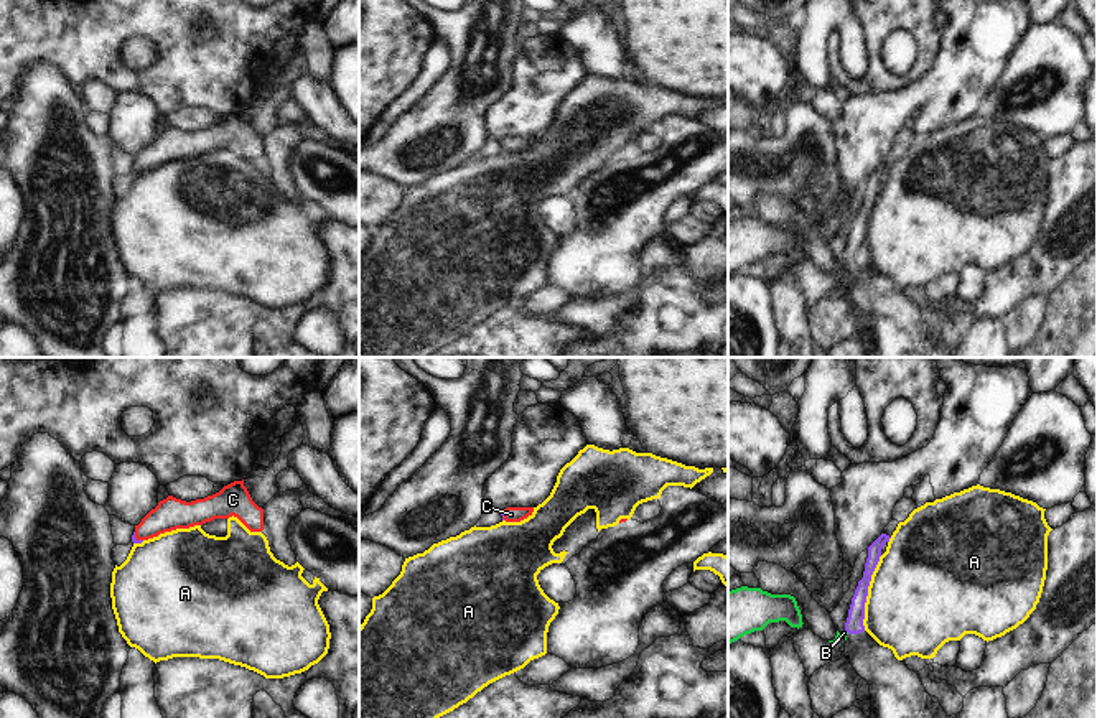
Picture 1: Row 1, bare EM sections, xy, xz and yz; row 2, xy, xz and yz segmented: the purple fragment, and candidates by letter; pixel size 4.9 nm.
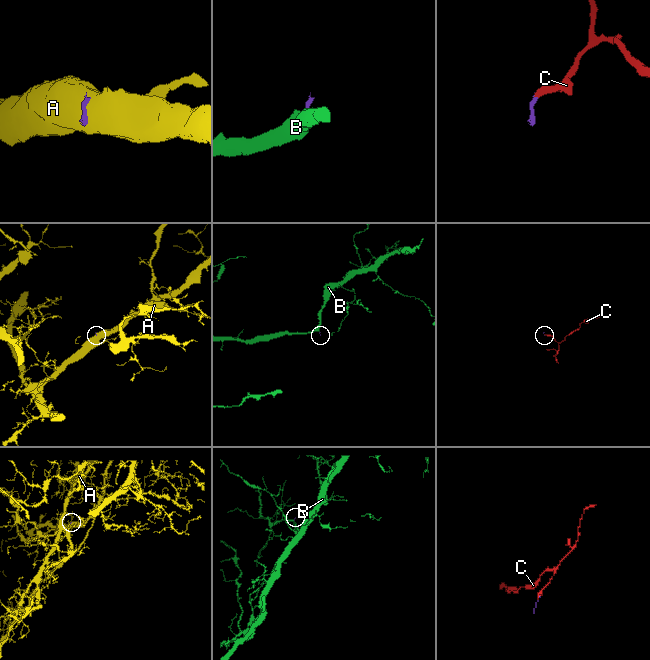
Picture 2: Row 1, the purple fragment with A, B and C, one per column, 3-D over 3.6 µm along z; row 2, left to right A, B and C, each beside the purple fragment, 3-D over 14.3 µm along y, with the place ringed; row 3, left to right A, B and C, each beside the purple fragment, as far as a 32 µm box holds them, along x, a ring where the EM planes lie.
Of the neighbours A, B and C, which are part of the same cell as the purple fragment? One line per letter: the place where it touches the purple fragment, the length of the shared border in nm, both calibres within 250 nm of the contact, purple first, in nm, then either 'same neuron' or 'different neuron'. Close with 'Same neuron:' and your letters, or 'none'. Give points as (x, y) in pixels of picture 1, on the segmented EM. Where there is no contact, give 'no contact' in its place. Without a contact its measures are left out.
A: yz (867, 593) | 380 nm | 90/500 nm | different neuron
B: yz (847, 631) | 30 nm | 90/20 nm | same neuron
C: xy (135, 539) | 60 nm | 20/160 nm | same neuron
Same neuron: B, C

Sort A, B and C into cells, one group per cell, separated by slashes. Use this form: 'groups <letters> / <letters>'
groups A / B C

